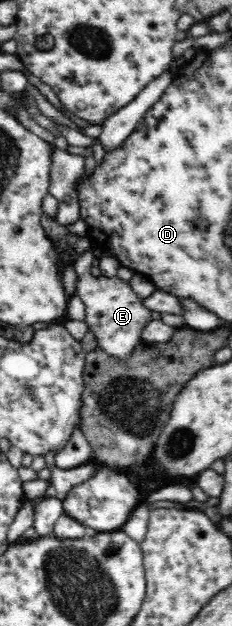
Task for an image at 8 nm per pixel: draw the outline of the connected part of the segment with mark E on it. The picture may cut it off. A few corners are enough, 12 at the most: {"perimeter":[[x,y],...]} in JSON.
{"perimeter":[[75,259],[75,292],[96,348],[129,359],[152,310],[128,281],[90,272]]}

